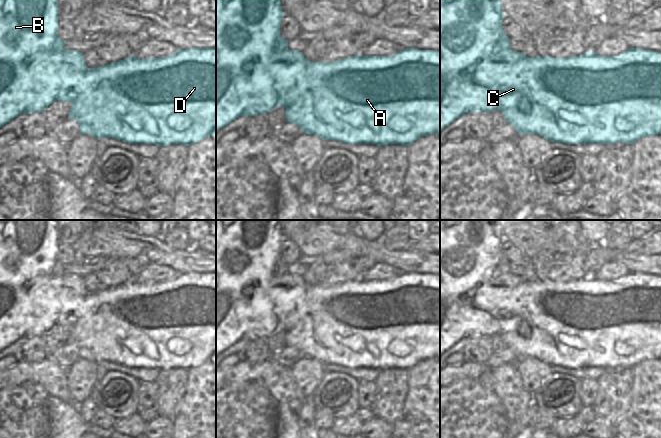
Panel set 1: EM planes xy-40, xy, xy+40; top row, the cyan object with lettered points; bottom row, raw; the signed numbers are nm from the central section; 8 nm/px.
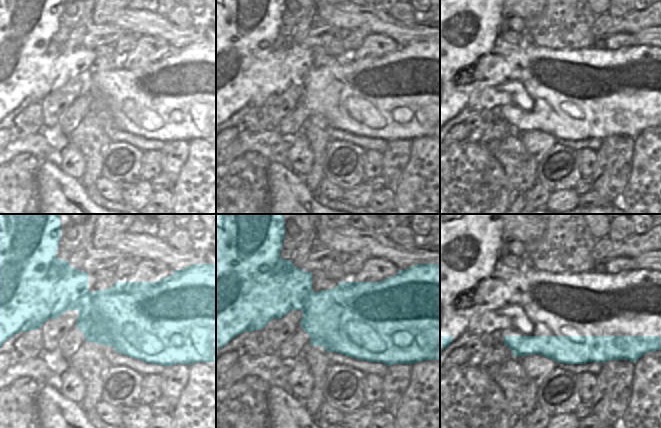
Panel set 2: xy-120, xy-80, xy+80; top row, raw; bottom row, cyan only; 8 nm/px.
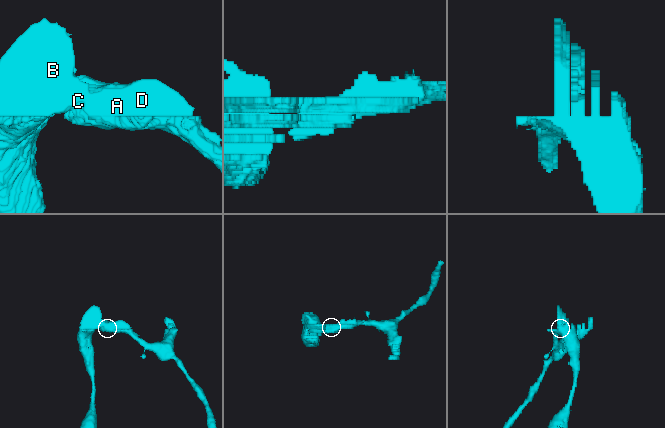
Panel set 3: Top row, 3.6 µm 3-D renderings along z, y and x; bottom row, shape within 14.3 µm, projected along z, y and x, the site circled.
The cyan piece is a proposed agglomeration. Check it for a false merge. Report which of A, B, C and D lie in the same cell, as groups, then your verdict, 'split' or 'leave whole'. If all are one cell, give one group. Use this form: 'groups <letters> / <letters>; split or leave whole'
groups A D / B C; split

